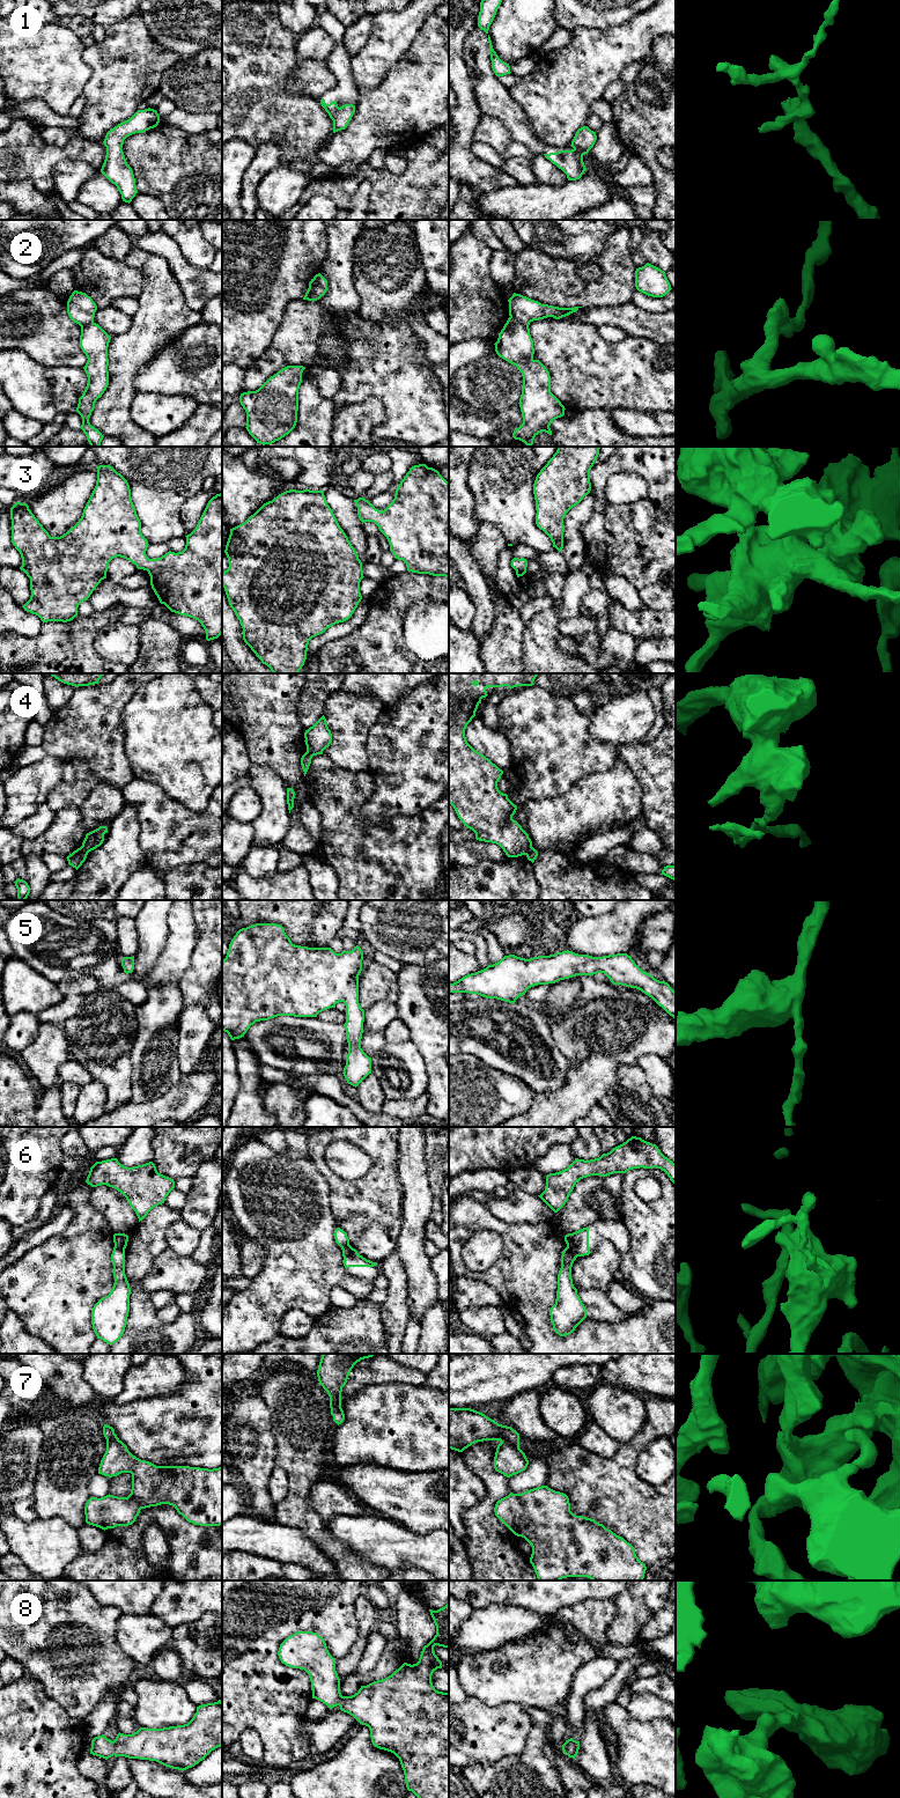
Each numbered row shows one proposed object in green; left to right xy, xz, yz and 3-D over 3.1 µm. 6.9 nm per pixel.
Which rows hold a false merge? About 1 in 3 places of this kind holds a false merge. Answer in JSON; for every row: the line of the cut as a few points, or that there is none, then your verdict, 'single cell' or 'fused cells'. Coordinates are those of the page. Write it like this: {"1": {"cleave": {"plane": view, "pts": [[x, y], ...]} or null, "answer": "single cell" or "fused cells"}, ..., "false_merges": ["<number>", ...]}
{"1": {"cleave": null, "answer": "single cell"}, "2": {"cleave": {"plane": "yz", "pts": [[509, 317], [528, 326]]}, "answer": "fused cells"}, "3": {"cleave": null, "answer": "single cell"}, "4": {"cleave": {"plane": "yz", "pts": [[531, 846], [524, 854]]}, "answer": "fused cells"}, "5": {"cleave": null, "answer": "single cell"}, "6": {"cleave": {"plane": "yz", "pts": [[567, 1245], [578, 1255]]}, "answer": "fused cells"}, "7": {"cleave": null, "answer": "single cell"}, "8": {"cleave": null, "answer": "single cell"}, "false_merges": ["2", "4", "6"]}

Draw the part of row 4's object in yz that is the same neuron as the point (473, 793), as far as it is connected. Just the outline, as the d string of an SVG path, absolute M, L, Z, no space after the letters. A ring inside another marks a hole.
M449 673L449 803L464 826L475 833L477 840L499 845L508 857L525 855L532 847L532 841L522 826L512 819L517 806L497 788L503 771L467 743L465 729L475 716L481 699L488 695L487 687L508 686L511 690L517 686L532 686L537 676L538 673Z

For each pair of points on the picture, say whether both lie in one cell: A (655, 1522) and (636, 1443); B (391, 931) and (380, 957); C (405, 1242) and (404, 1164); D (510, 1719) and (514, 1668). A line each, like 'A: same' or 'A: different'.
A: same
B: different
C: same
D: different

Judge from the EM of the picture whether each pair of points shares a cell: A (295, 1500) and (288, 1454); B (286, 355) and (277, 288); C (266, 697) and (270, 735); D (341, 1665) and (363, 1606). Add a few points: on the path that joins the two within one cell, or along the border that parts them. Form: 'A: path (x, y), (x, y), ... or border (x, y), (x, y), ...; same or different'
A: path (296, 1488), (296, 1466); same
B: border (296, 300), (287, 307), (283, 318), (267, 346); different
C: path (264, 706), (270, 726); same
D: path (356, 1651), (363, 1635), (363, 1621); same

